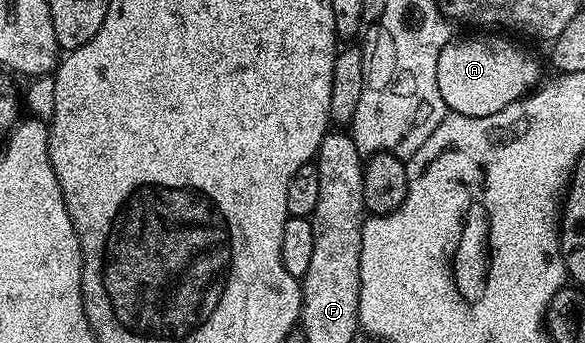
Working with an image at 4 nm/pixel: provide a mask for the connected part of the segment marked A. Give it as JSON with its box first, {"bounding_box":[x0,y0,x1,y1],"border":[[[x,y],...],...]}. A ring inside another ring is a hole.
{"bounding_box":[437,35,540,117],"border":[[[499,35],[448,41],[437,59],[437,88],[448,110],[466,117],[493,115],[527,96],[540,84],[539,65],[523,49],[514,49]]]}

